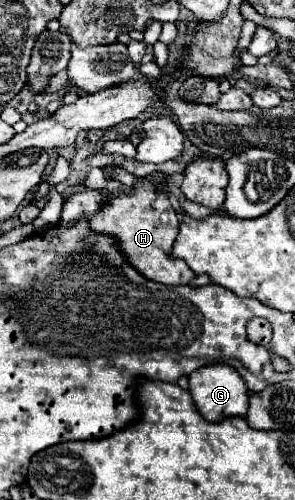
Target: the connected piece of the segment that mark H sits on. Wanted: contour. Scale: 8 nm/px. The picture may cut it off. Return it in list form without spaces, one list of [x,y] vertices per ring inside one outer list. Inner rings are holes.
[[[139,179],[135,183],[133,193],[121,193],[113,197],[107,205],[103,205],[93,217],[89,217],[91,229],[99,233],[111,233],[119,239],[123,253],[127,255],[129,263],[141,271],[147,279],[165,285],[187,285],[195,279],[195,273],[189,271],[187,263],[181,259],[171,259],[169,251],[179,233],[179,215],[171,207],[167,195],[159,191],[159,185]]]

